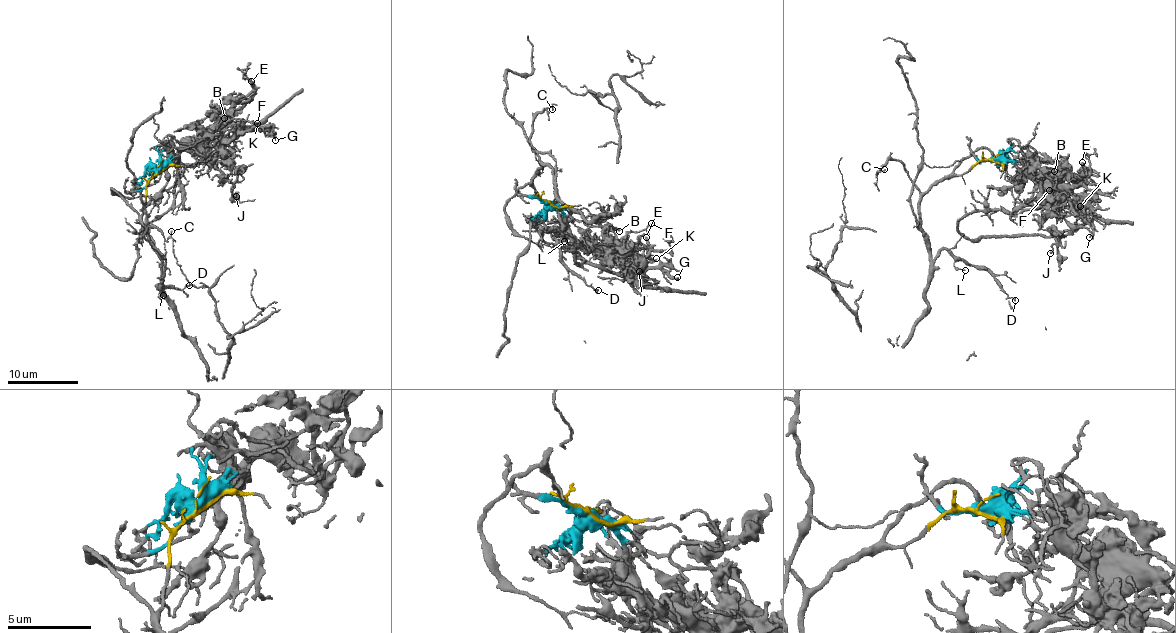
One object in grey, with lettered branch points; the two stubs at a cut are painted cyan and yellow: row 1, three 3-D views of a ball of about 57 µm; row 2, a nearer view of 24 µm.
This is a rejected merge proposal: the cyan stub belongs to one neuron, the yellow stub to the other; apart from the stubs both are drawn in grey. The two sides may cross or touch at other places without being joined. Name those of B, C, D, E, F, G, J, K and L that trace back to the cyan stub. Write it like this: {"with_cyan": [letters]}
{"with_cyan": ["B", "E", "F", "G", "J", "K"]}

